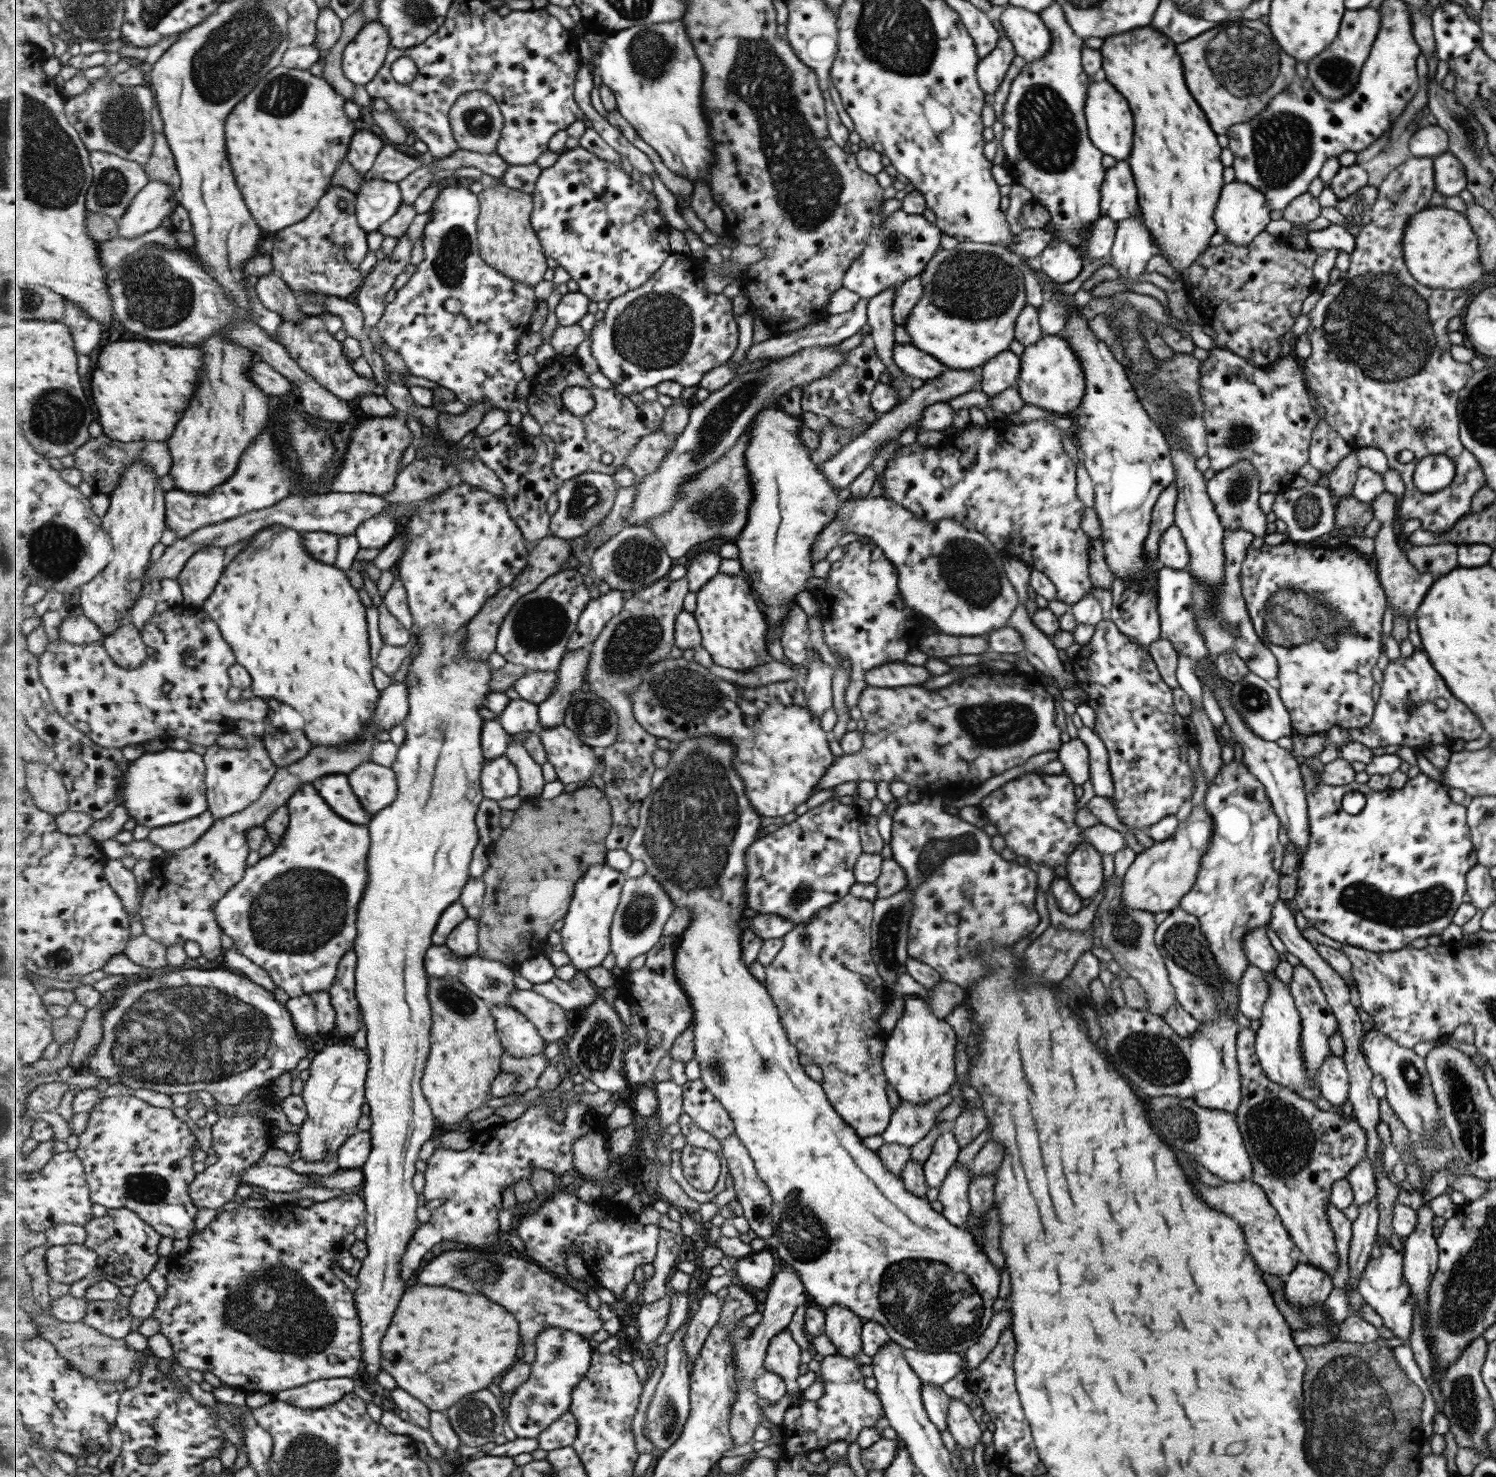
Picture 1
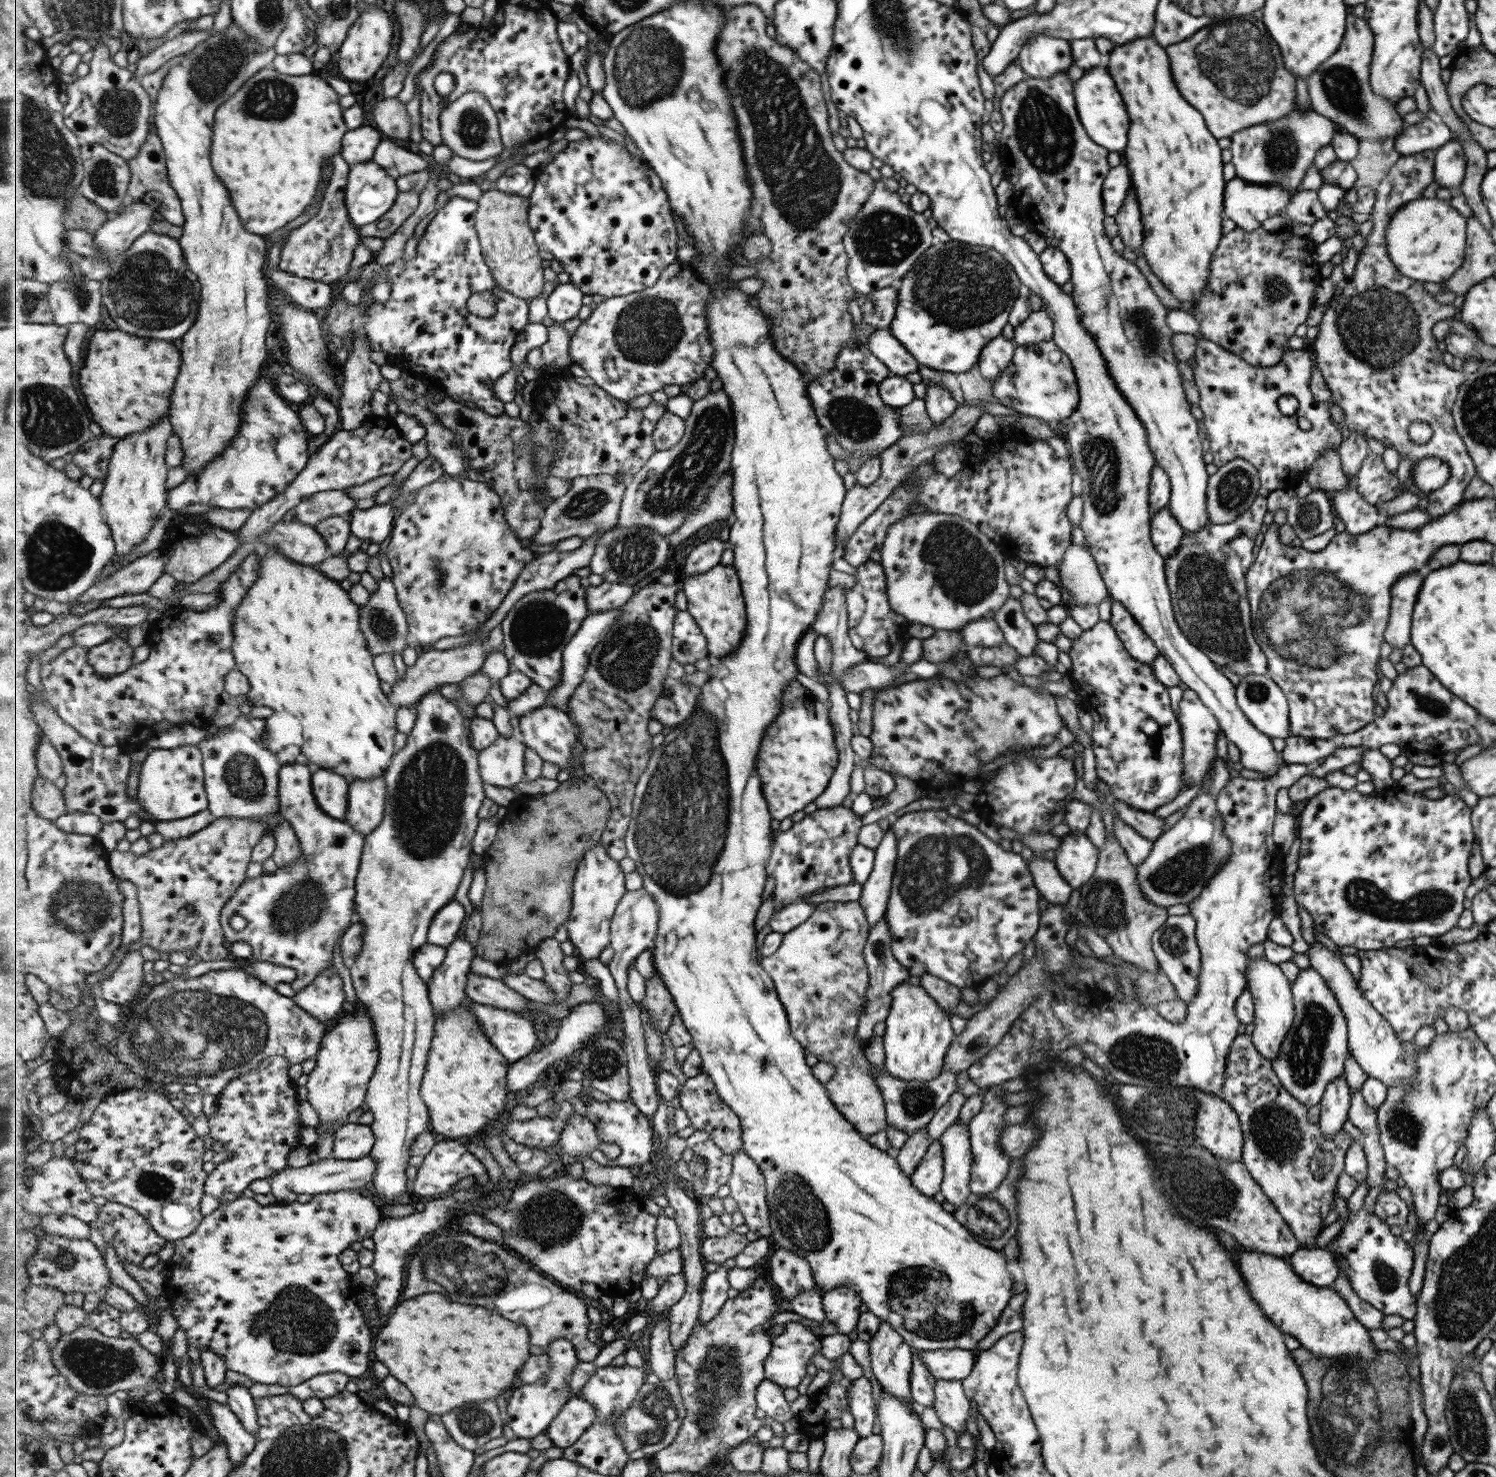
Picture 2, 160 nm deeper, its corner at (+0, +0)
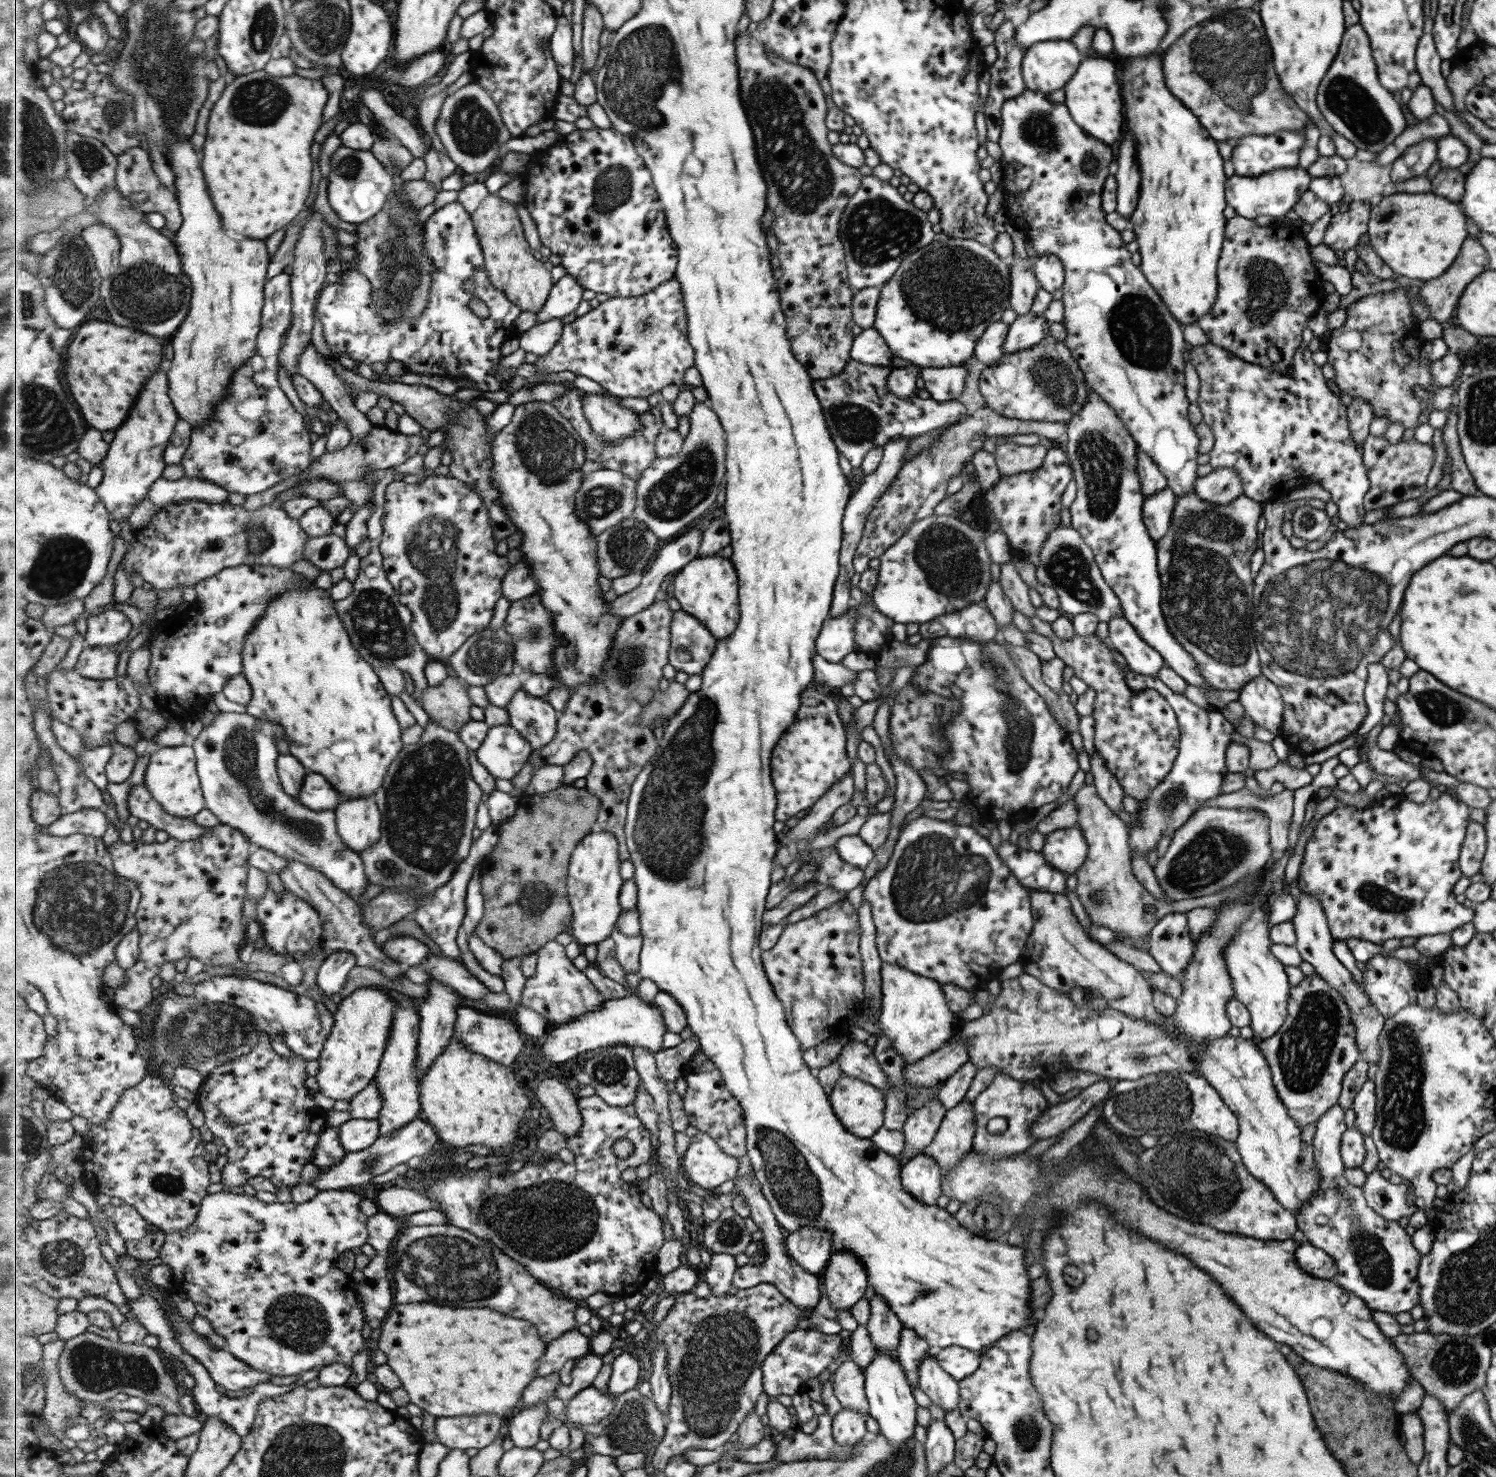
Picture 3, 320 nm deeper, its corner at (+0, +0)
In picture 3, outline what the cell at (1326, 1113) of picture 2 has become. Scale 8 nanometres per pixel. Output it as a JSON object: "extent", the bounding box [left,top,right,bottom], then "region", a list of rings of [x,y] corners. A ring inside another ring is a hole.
{"extent":[1296,1104,1420,1315],"region":[[[1334,1104],[1324,1112],[1314,1123],[1315,1130],[1312,1138],[1313,1164],[1317,1169],[1319,1188],[1311,1200],[1307,1200],[1296,1218],[1297,1230],[1304,1234],[1304,1241],[1310,1246],[1323,1250],[1335,1263],[1336,1273],[1333,1280],[1346,1291],[1360,1298],[1370,1311],[1386,1312],[1395,1315],[1398,1312],[1408,1312],[1418,1304],[1418,1278],[1416,1275],[1420,1255],[1413,1248],[1410,1236],[1397,1222],[1383,1220],[1365,1203],[1359,1187],[1348,1184],[1343,1176],[1344,1164],[1340,1157],[1340,1136],[1345,1132],[1343,1123],[1344,1110]]]}

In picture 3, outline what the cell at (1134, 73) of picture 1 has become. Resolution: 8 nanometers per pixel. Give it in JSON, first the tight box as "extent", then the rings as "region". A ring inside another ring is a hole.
{"extent":[1118,52,1226,325],"region":[[[1154,52],[1149,56],[1131,56],[1127,57],[1128,61],[1125,61],[1123,65],[1118,66],[1119,84],[1121,90],[1121,96],[1123,100],[1123,116],[1124,116],[1124,128],[1127,128],[1127,132],[1133,137],[1134,145],[1136,146],[1136,163],[1140,172],[1140,185],[1138,190],[1138,199],[1136,202],[1135,210],[1129,217],[1130,227],[1135,235],[1135,242],[1137,243],[1138,253],[1141,255],[1141,263],[1139,268],[1143,276],[1146,278],[1147,283],[1151,285],[1153,291],[1159,296],[1159,299],[1163,301],[1163,305],[1167,307],[1169,314],[1181,325],[1194,324],[1196,321],[1204,318],[1205,314],[1215,303],[1216,296],[1216,265],[1219,261],[1219,254],[1222,248],[1224,240],[1224,223],[1226,220],[1223,218],[1221,211],[1225,208],[1226,202],[1224,199],[1224,184],[1226,181],[1225,175],[1223,175],[1223,159],[1218,153],[1216,140],[1209,136],[1209,133],[1199,124],[1199,121],[1177,100],[1173,98],[1167,87],[1163,84],[1163,74],[1161,74],[1161,58],[1160,52]]]}

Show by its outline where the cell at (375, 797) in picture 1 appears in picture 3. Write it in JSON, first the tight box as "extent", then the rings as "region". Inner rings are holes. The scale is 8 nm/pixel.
{"extent":[336,798,384,854],"region":[[[352,798],[336,808],[336,823],[341,839],[359,854],[381,841],[384,816],[376,798]]]}

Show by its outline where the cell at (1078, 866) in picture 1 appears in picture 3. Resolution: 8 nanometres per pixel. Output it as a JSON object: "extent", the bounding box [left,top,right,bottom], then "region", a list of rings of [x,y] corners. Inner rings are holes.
{"extent":[1040,827,1087,876],"region":[[[1067,827],[1054,830],[1045,835],[1040,853],[1044,859],[1065,876],[1074,874],[1087,856],[1087,845],[1078,827]]]}

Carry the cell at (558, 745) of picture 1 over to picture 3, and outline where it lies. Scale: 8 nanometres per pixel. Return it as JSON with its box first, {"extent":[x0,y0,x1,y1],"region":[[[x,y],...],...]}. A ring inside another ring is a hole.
{"extent":[506,687,560,750],"region":[[[521,687],[512,698],[513,700],[509,702],[506,708],[511,715],[511,725],[529,740],[533,750],[541,750],[551,744],[556,739],[560,719],[554,706],[547,699],[531,696],[524,687]]]}

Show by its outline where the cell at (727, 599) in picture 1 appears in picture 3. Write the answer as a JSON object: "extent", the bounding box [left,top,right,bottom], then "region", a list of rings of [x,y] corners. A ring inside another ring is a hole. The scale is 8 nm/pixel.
{"extent":[674,555,740,640],"region":[[[722,555],[697,557],[674,578],[674,598],[681,608],[704,622],[717,640],[731,636],[740,623],[740,576],[733,561]]]}

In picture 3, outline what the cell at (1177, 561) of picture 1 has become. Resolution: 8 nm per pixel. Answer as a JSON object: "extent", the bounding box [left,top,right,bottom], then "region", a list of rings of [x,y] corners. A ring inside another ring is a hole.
{"extent":[1141,487,1175,540],"region":[[[1169,487],[1162,488],[1143,498],[1141,518],[1149,536],[1159,540],[1169,531],[1171,513],[1175,507],[1175,496]]]}

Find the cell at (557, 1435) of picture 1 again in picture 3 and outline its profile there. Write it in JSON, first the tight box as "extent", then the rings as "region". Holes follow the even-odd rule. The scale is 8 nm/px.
{"extent":[567,1385,617,1428],"region":[[[591,1385],[578,1392],[567,1403],[567,1423],[571,1423],[577,1428],[584,1424],[597,1424],[602,1418],[613,1412],[616,1399],[617,1395],[611,1393],[609,1388],[605,1392],[601,1392]]]}

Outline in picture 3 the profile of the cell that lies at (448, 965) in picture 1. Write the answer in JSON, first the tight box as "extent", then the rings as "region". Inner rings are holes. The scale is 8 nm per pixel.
{"extent":[381,936,433,966],"region":[[[408,936],[388,939],[381,944],[381,949],[393,960],[412,966],[420,965],[433,954],[423,942]]]}

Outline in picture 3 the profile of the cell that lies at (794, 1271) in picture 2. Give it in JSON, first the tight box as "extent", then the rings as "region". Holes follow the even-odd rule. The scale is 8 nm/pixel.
{"extent":[784,1228,832,1276],"region":[[[797,1228],[784,1238],[785,1252],[805,1272],[820,1276],[830,1258],[831,1239],[832,1232],[823,1228]]]}

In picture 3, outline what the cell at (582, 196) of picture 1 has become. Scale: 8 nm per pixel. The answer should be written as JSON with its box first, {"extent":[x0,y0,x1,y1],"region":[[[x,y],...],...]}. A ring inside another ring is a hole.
{"extent":[523,126,679,297],"region":[[[613,126],[607,128],[592,128],[591,130],[575,129],[569,134],[563,135],[559,142],[551,145],[548,149],[536,151],[537,157],[531,158],[531,164],[527,166],[527,172],[523,176],[523,182],[527,185],[523,205],[531,214],[543,247],[548,247],[551,252],[561,258],[561,264],[569,274],[573,275],[581,286],[595,293],[603,293],[611,297],[641,297],[649,295],[658,287],[669,283],[676,276],[679,266],[679,251],[673,248],[673,238],[669,230],[664,204],[660,201],[660,193],[657,192],[653,175],[645,162],[644,157],[638,152],[635,141],[625,133],[619,132]]]}

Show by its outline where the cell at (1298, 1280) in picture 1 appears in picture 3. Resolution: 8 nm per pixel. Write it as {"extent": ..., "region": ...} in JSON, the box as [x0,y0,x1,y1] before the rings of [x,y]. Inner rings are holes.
{"extent":[1293,1241,1336,1280],"region":[[[1304,1241],[1293,1254],[1301,1270],[1320,1279],[1333,1280],[1336,1273],[1335,1263],[1323,1250],[1310,1246]]]}

